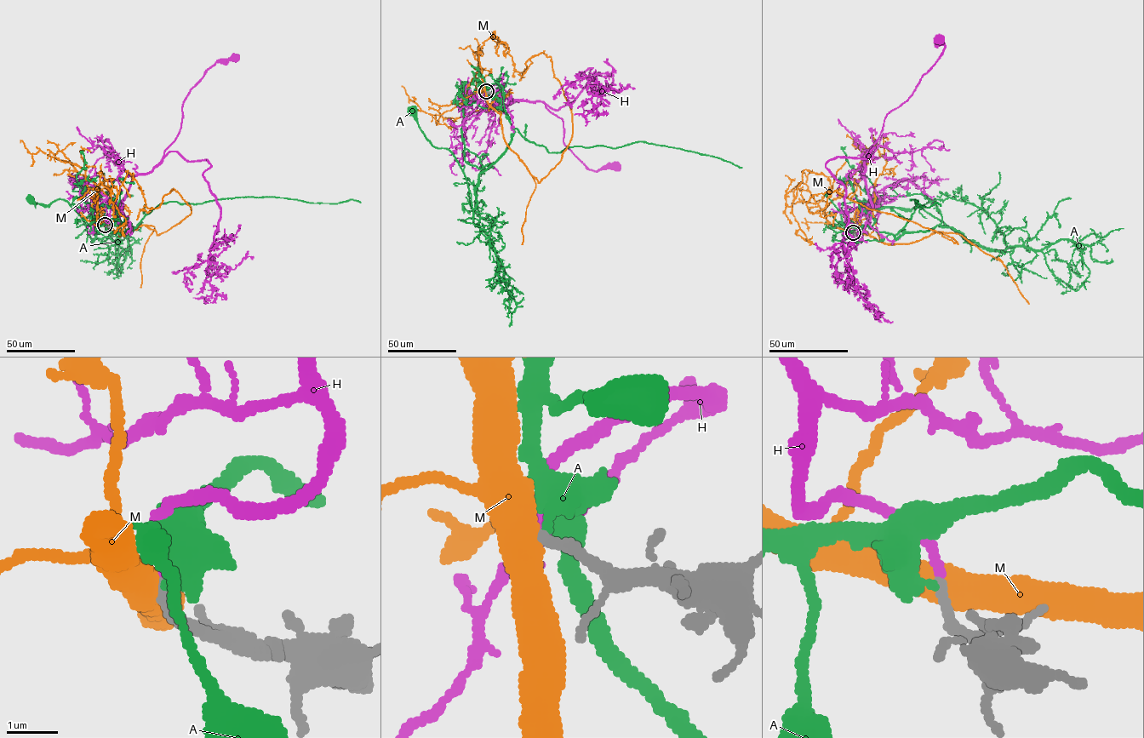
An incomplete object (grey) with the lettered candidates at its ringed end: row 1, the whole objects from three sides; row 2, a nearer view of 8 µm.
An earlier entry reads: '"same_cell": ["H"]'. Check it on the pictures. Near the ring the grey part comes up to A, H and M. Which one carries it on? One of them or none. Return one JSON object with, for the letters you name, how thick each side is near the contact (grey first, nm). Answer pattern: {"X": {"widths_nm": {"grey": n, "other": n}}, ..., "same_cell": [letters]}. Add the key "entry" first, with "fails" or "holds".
{"entry": "holds", "H": {"widths_nm": {"grey": 200, "other": 200}}, "same_cell": ["H"]}

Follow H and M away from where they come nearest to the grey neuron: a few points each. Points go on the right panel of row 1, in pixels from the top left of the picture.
H: (852, 232), (845, 214), (872, 207), (863, 176), (865, 156), (885, 117), (908, 98), (942, 53), (940, 38)
M: (853, 232), (804, 184), (786, 203), (804, 169), (831, 188), (809, 211), (828, 191)

